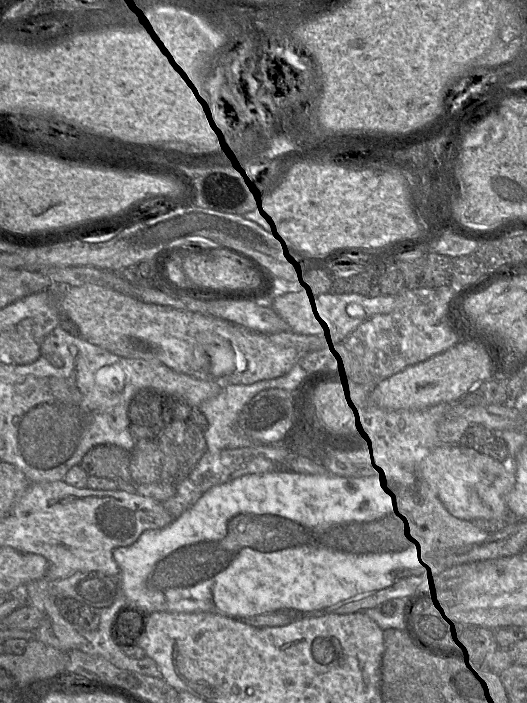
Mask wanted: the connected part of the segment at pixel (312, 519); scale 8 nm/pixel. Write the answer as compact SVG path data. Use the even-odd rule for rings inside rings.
M270 471L263 474L244 475L212 487L168 526L146 530L133 544L115 548L113 558L120 567L121 589L127 599L127 605L122 608L122 611L136 611L139 614L184 612L252 617L278 610L294 610L301 614L314 613L345 600L355 599L356 596L375 592L392 584L392 576L400 572L409 559L414 558L422 545L423 533L414 520L396 511L369 480Z

